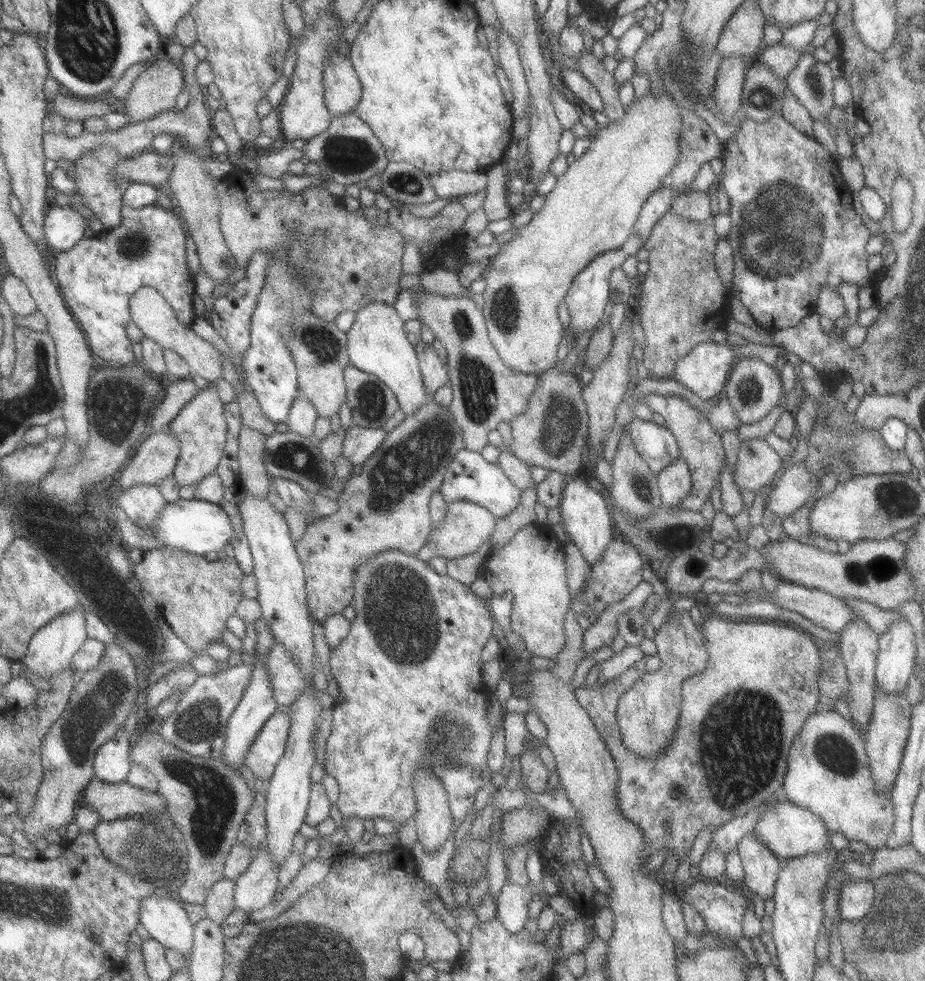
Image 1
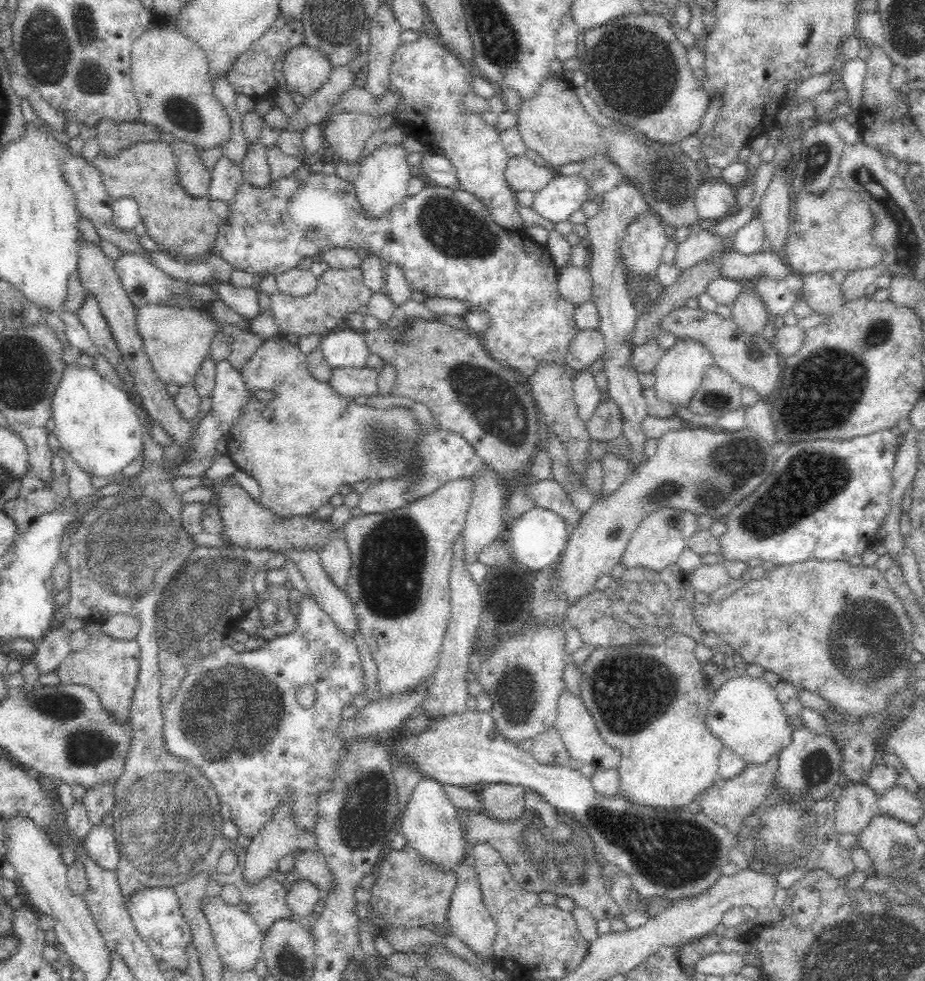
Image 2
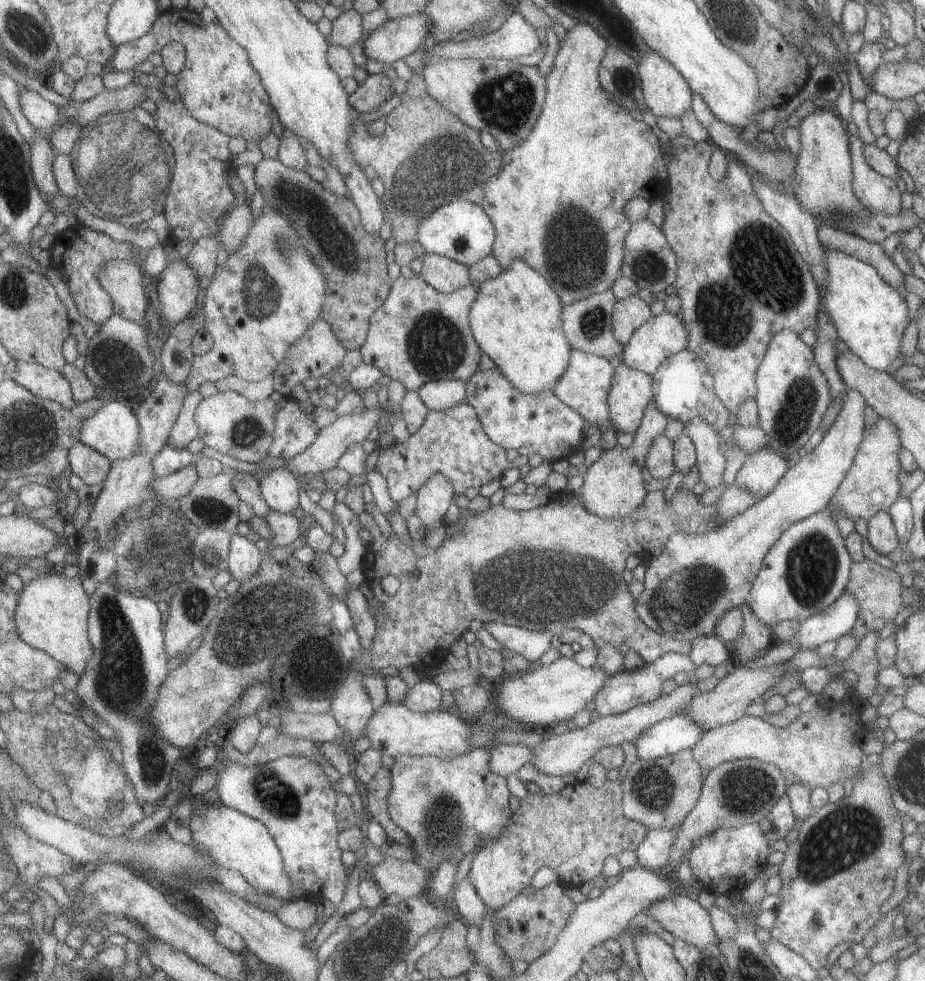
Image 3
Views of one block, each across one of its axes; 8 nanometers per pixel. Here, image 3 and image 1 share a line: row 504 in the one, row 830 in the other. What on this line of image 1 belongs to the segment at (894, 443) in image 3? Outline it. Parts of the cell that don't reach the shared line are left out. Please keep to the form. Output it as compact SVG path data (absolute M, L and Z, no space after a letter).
M819 710L811 713L793 738L786 756L786 769L780 791L784 799L799 808L808 810L823 823L829 833L842 834L848 841L866 844L869 850L884 846L892 825L890 791L878 790L871 780L864 739L853 725L835 711Z

